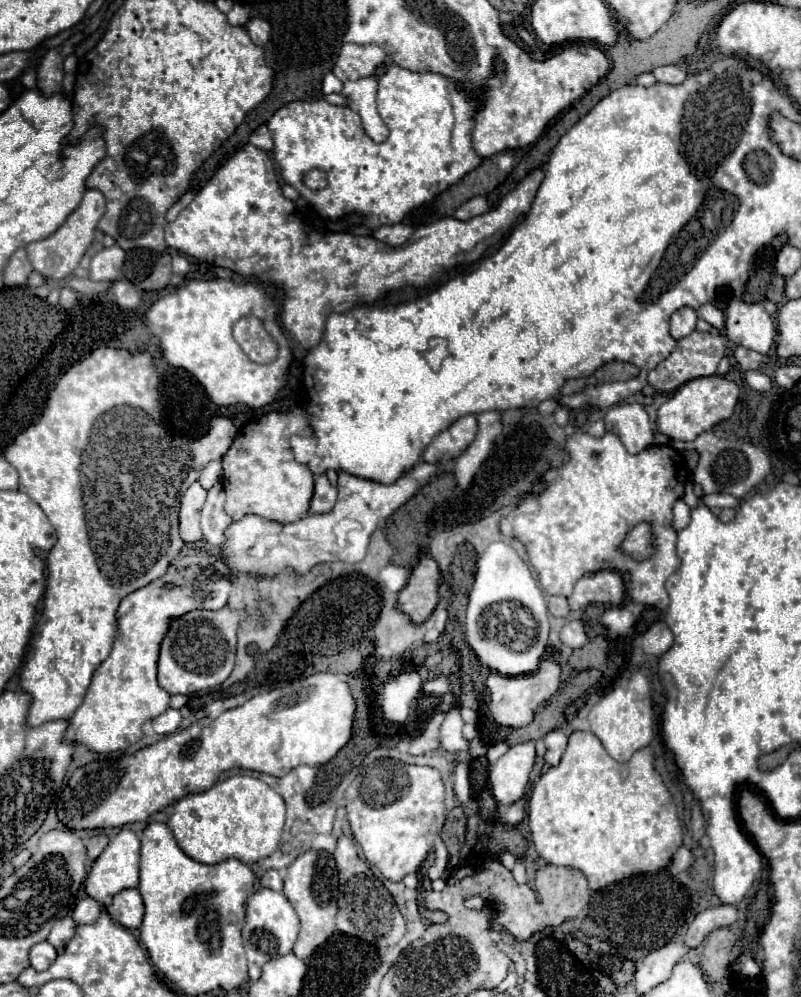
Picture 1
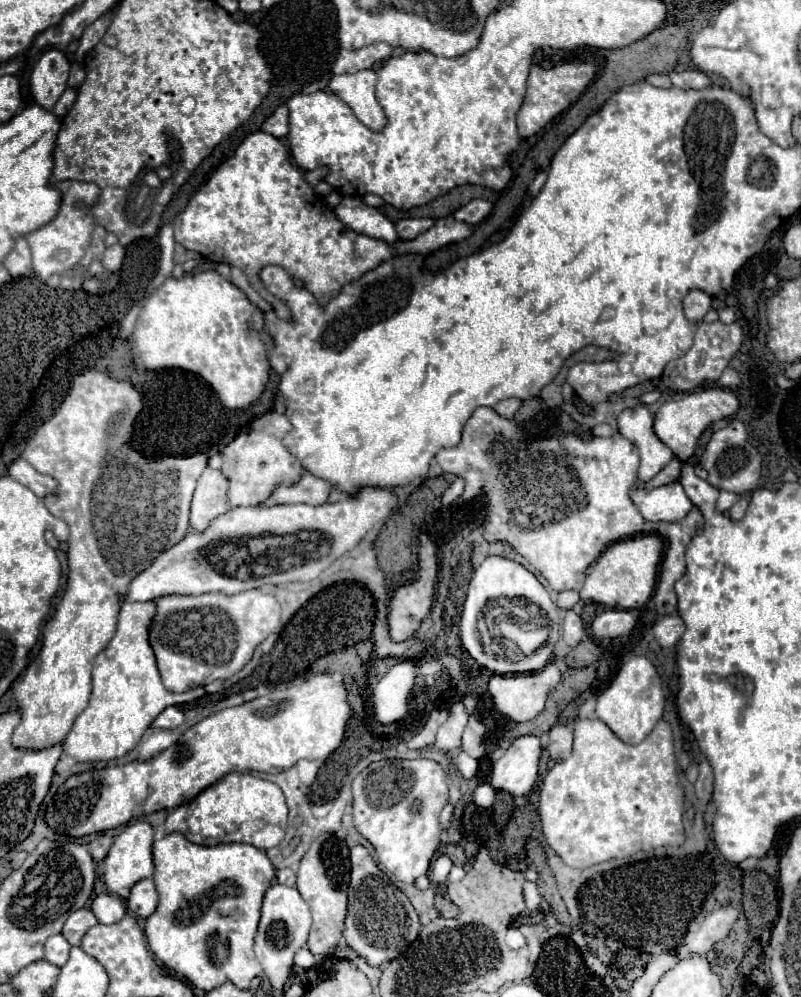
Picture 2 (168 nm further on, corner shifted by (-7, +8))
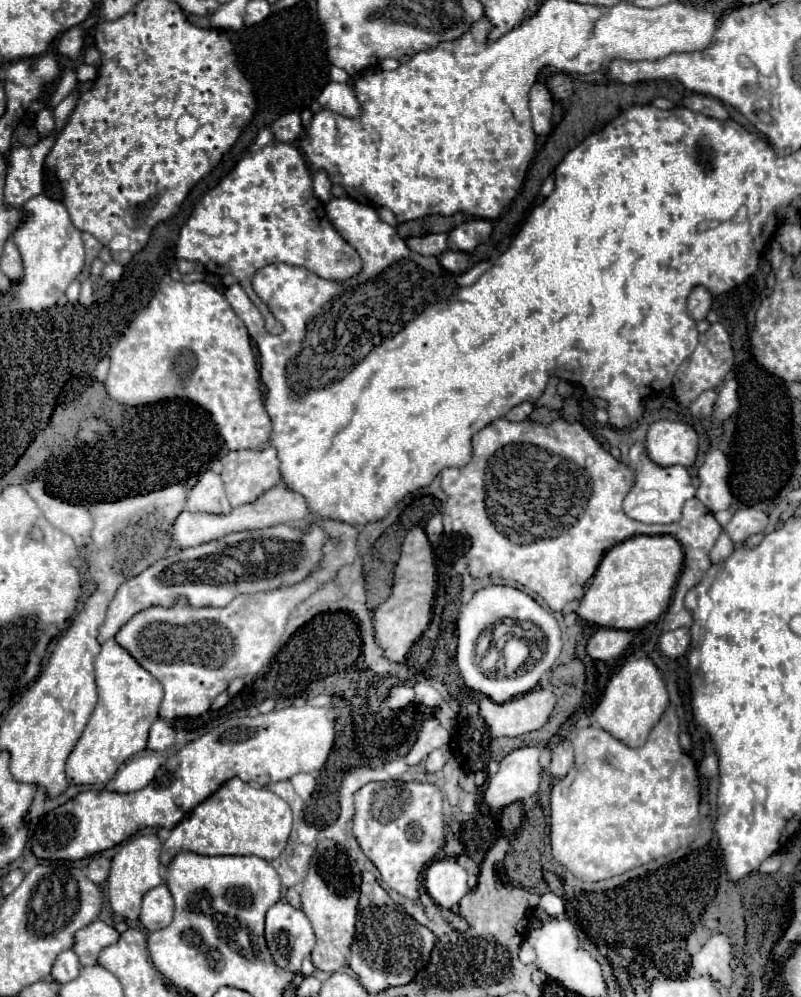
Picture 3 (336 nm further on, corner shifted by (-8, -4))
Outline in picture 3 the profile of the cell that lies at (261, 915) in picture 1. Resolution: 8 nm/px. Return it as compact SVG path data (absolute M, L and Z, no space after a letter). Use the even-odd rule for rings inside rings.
M278 900L266 912L266 944L268 944L268 950L278 968L288 968L290 972L298 974L302 960L310 956L312 946L314 946L312 924L300 908L292 908L288 902Z

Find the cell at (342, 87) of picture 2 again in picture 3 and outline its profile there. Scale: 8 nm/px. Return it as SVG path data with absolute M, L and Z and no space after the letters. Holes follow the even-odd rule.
M338 82L326 84L318 96L318 102L324 108L334 110L334 112L348 116L348 118L362 116L362 108L360 108L360 102L356 100L356 90L352 84L338 84Z

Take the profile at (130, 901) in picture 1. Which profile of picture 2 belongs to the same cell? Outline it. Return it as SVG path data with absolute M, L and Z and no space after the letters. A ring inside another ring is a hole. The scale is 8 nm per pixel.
M145 878L131 888L127 906L135 916L139 916L139 918L151 916L157 910L157 904L159 904L159 894L155 890L153 878Z

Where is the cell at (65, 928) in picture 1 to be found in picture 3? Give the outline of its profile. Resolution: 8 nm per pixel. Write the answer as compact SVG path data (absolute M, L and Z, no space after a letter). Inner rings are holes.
M96 920L76 932L76 936L74 936L76 942L74 942L72 950L78 956L82 966L94 966L100 950L114 944L118 940L118 936L120 934L112 926Z

